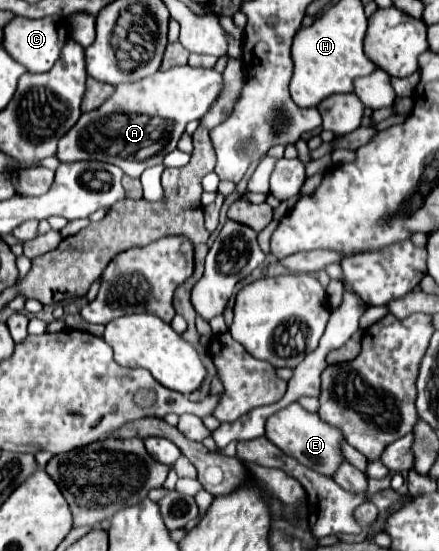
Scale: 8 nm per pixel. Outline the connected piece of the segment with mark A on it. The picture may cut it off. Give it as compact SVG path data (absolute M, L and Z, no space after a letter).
M189 65L157 71L141 81L117 85L113 95L95 111L83 113L69 133L59 141L57 157L65 161L105 161L117 165L125 175L139 179L141 173L177 147L189 121L201 119L223 87L221 73L215 69L195 69Z

